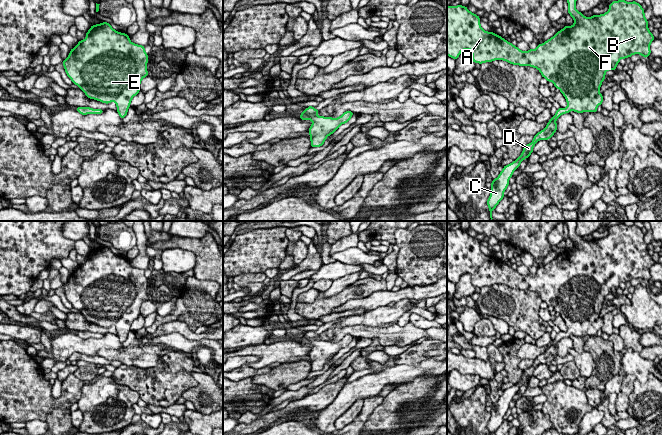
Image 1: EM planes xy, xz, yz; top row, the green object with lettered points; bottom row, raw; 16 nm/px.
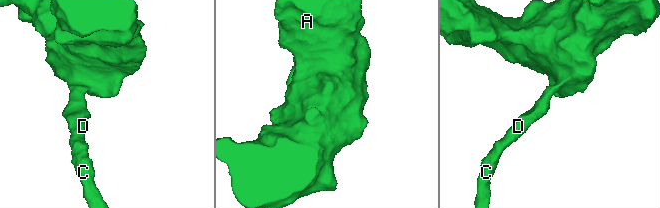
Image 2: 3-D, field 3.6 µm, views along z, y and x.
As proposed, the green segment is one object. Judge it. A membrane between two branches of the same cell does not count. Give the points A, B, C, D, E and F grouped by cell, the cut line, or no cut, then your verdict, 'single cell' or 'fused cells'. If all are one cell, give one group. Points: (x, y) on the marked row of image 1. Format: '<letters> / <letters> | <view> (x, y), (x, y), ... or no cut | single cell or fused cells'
A B C D E F | no cut | single cell

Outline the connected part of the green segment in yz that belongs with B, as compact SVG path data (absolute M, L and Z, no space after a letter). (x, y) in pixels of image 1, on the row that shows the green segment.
M567 0L568 14L574 19L574 24L566 25L543 44L538 44L535 50L529 49L527 52L519 50L517 46L495 33L485 31L480 25L480 17L470 12L466 6L447 6L447 55L449 57L456 60L463 50L469 49L474 63L504 60L513 65L534 67L548 82L554 83L554 87L560 90L567 101L567 107L557 109L546 127L533 136L534 139L530 144L523 147L520 157L504 166L499 176L492 180L491 194L487 200L491 220L492 211L503 199L513 172L524 159L529 158L533 153L534 145L539 140L548 140L554 135L559 116L571 110L577 113L597 112L597 107L603 103L603 95L599 90L606 78L605 73L608 70L615 71L622 58L626 59L634 54L647 58L651 54L650 44L655 38L648 29L648 20L645 18L641 4L636 1L613 1L606 13L585 17L576 10L576 1Z

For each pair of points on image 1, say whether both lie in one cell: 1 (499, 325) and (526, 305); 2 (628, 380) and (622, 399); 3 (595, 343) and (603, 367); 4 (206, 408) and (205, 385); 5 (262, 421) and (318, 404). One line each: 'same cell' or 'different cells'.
1: different cells
2: same cell
3: same cell
4: same cell
5: same cell

